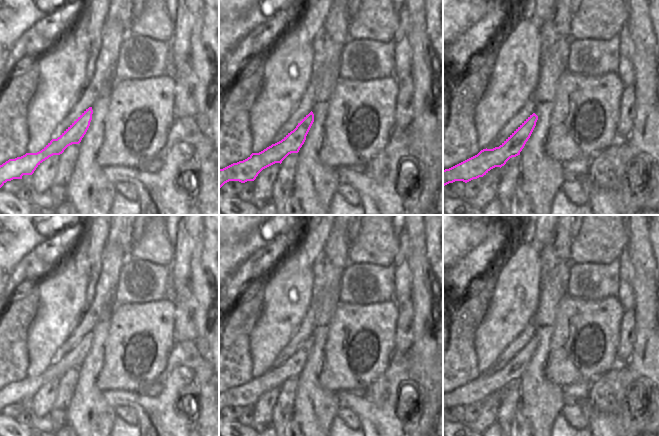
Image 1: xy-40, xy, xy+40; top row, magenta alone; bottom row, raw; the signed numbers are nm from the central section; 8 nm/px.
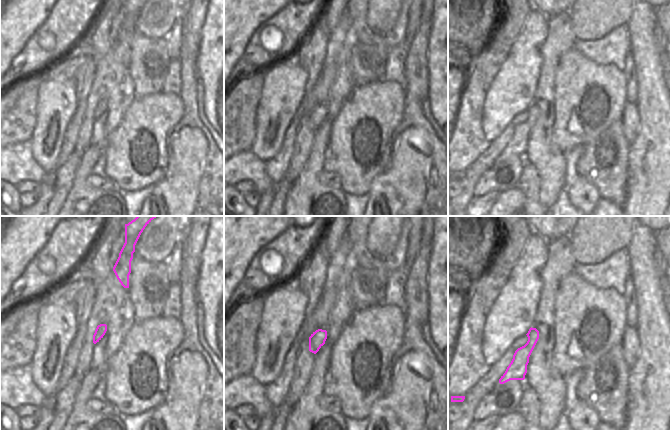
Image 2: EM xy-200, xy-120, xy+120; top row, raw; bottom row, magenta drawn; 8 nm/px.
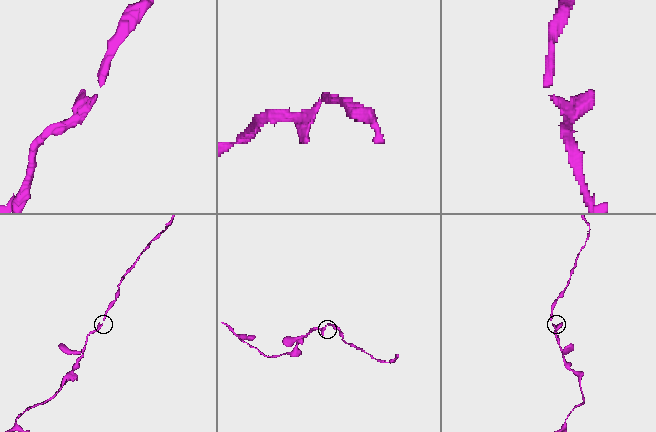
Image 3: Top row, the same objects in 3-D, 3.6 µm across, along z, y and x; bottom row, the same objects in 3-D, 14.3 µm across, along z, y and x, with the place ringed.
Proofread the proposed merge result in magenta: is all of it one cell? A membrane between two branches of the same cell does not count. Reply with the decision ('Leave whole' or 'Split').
Leave whole.

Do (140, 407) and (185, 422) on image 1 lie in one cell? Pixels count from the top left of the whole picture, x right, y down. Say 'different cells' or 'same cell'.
same cell

